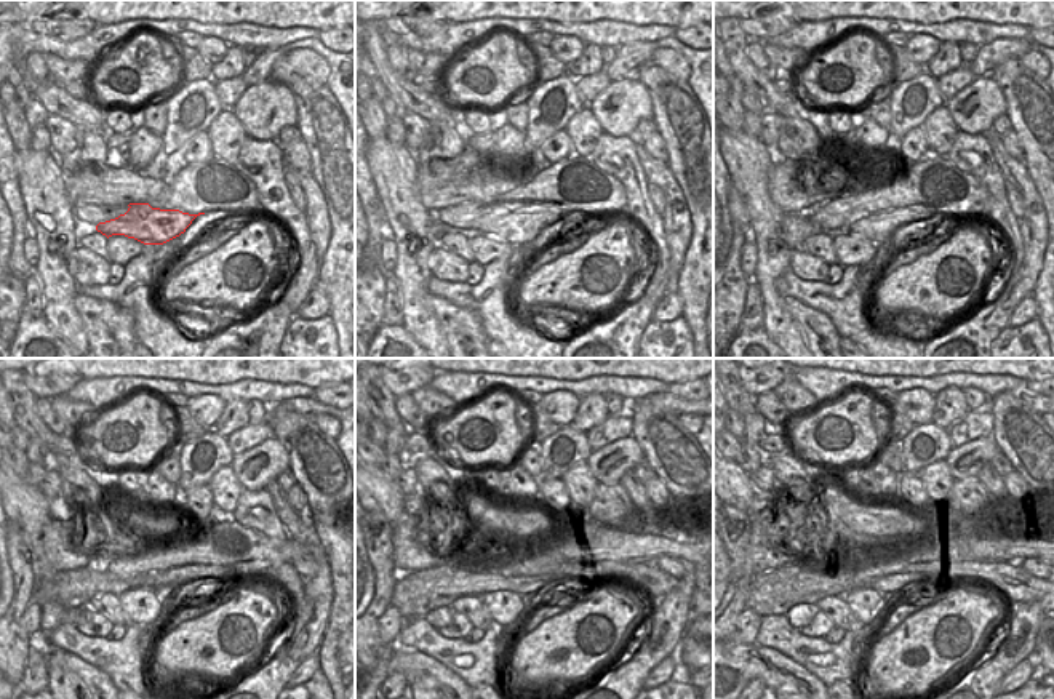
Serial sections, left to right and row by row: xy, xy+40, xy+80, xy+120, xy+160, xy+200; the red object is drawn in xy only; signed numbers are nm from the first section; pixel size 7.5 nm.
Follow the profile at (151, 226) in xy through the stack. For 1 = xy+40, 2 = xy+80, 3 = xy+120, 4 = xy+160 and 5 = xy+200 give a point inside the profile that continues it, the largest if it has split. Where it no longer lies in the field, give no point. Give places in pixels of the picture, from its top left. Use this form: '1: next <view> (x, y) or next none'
1: next xy+40 (523, 226)
2: next xy+80 (877, 227)
3: next xy+120 (187, 576)
4: next xy+160 (650, 579)
5: next xy+200 (1018, 586)

